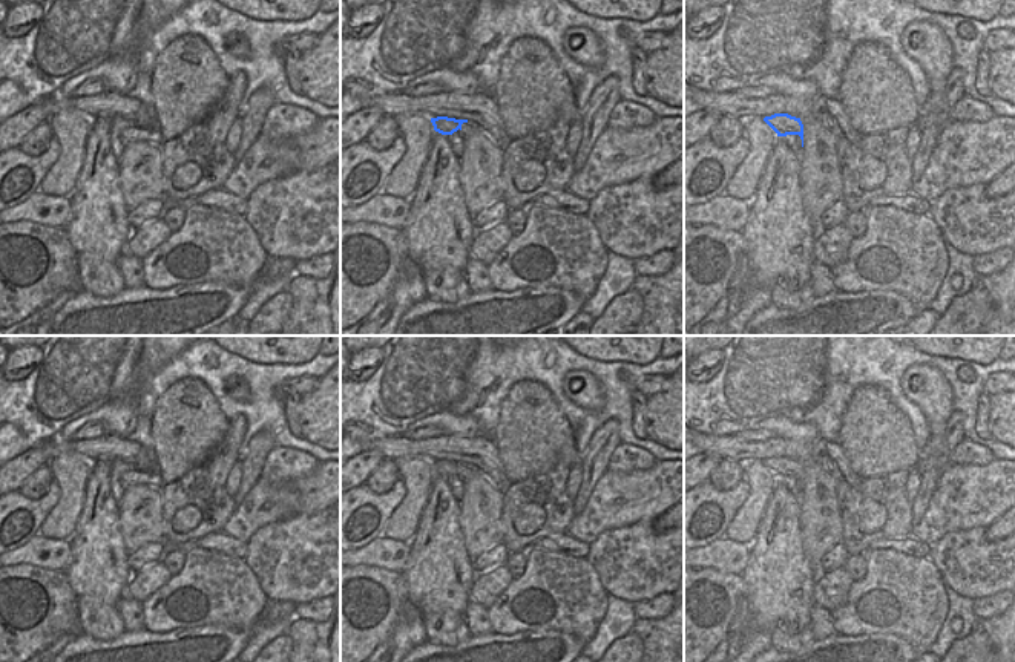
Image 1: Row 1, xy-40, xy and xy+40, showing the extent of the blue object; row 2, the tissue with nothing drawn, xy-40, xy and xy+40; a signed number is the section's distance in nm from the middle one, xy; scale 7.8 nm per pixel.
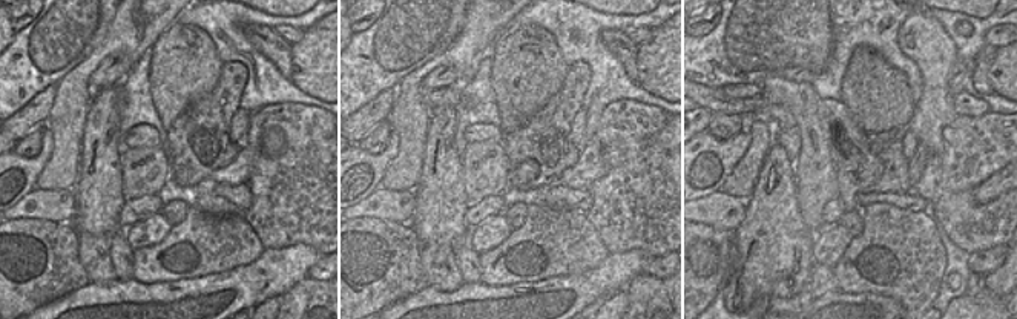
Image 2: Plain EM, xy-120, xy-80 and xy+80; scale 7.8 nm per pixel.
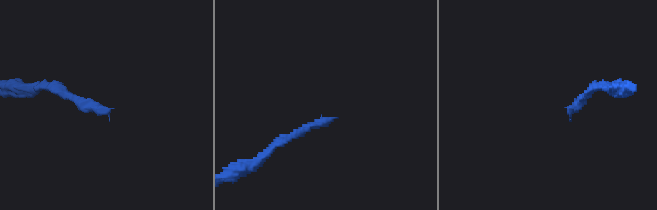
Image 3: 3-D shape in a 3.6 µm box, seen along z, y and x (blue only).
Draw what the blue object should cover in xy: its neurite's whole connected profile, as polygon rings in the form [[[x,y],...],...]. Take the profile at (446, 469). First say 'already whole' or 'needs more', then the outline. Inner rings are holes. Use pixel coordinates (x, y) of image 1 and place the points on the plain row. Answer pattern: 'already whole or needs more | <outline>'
needs more | [[[448,460],[431,461],[431,466],[435,475],[442,478],[452,478],[454,475],[458,474],[463,483],[481,474],[481,470],[477,466],[471,466],[468,463],[448,461]]]

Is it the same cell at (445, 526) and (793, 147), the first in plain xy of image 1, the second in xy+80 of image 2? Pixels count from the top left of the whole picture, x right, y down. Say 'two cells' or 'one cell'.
two cells

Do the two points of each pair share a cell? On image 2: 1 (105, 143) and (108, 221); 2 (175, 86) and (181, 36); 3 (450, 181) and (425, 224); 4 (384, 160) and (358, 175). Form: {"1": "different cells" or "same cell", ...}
{"1": "same cell", "2": "same cell", "3": "same cell", "4": "same cell"}

